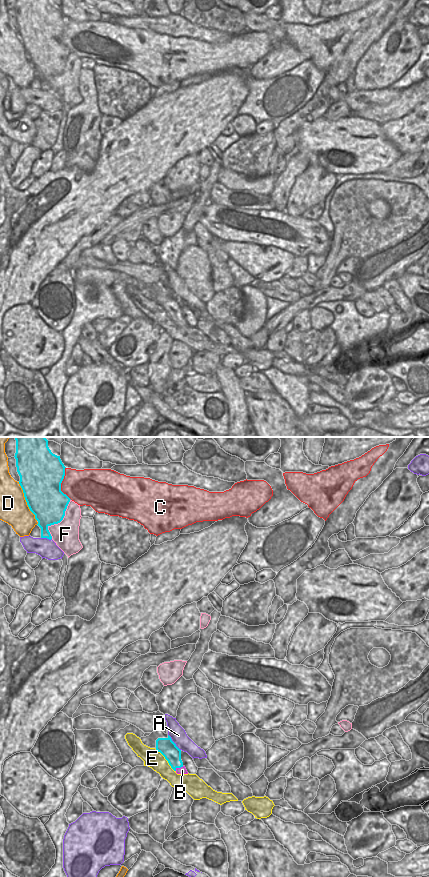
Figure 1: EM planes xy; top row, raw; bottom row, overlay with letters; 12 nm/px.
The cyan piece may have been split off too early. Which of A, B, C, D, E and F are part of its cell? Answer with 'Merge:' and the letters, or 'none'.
Merge: B

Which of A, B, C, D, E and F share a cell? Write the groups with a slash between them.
A / B / C / D / E / F

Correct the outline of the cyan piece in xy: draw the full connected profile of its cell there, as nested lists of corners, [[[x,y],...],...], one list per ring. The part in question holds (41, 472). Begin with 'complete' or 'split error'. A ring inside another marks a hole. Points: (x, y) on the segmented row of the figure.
complete | [[[14,437],[19,484],[30,511],[41,528],[41,538],[52,539],[48,527],[60,523],[70,498],[61,491],[65,466],[51,452],[45,437]]]

